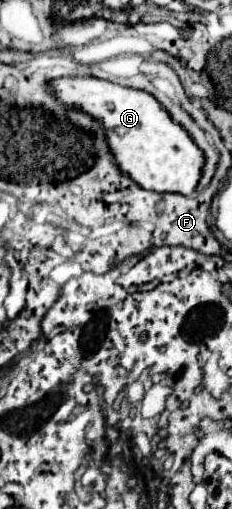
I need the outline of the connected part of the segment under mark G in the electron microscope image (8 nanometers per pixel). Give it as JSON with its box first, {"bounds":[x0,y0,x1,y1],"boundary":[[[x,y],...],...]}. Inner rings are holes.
{"bounds":[49,76,203,196],"boundary":[[[91,76],[57,78],[49,84],[49,92],[63,106],[81,110],[101,122],[115,164],[135,184],[153,192],[175,192],[185,196],[195,190],[197,180],[201,178],[203,152],[151,94]]]}

